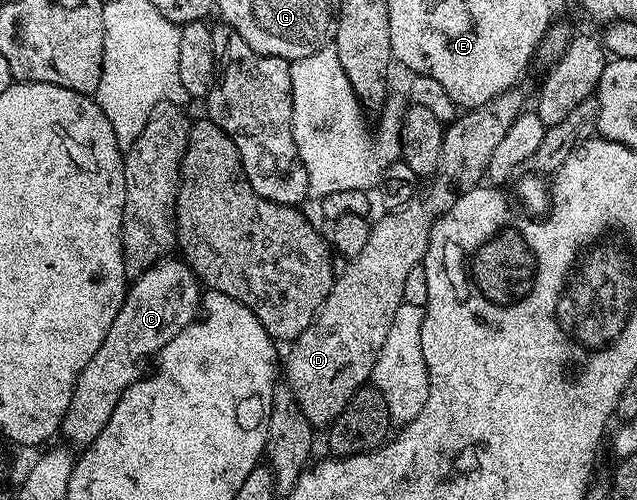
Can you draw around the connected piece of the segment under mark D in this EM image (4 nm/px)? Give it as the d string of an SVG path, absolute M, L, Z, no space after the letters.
M514 87L503 91L499 95L495 95L495 99L491 99L487 103L483 103L479 107L462 112L457 120L452 122L445 129L445 138L443 139L443 151L439 155L439 167L434 171L432 177L428 178L418 188L415 195L411 195L411 199L407 199L407 203L398 209L390 209L382 212L382 217L378 221L374 220L369 226L369 234L367 235L367 243L363 246L363 251L359 251L359 255L355 255L348 262L349 265L345 270L336 274L331 291L327 295L327 299L321 305L321 310L317 312L317 317L314 321L305 328L300 335L295 338L288 346L289 358L284 358L283 361L283 377L287 382L289 389L295 395L295 399L299 403L299 407L303 411L303 415L309 420L310 425L314 427L328 427L332 425L333 420L340 415L343 407L347 407L347 403L351 399L351 395L355 395L355 391L361 388L372 378L373 368L377 362L379 351L383 347L383 343L387 343L387 331L391 331L391 323L395 319L395 311L399 311L399 307L403 303L403 283L407 283L407 275L416 265L422 264L425 259L425 252L429 246L429 236L431 235L431 227L435 227L435 223L442 217L459 198L472 189L478 188L486 180L485 172L487 171L487 163L491 163L491 155L495 152L495 147L503 139L503 135L507 135L507 130L510 129L511 123L515 123L515 119L526 108L525 93L521 87Z

